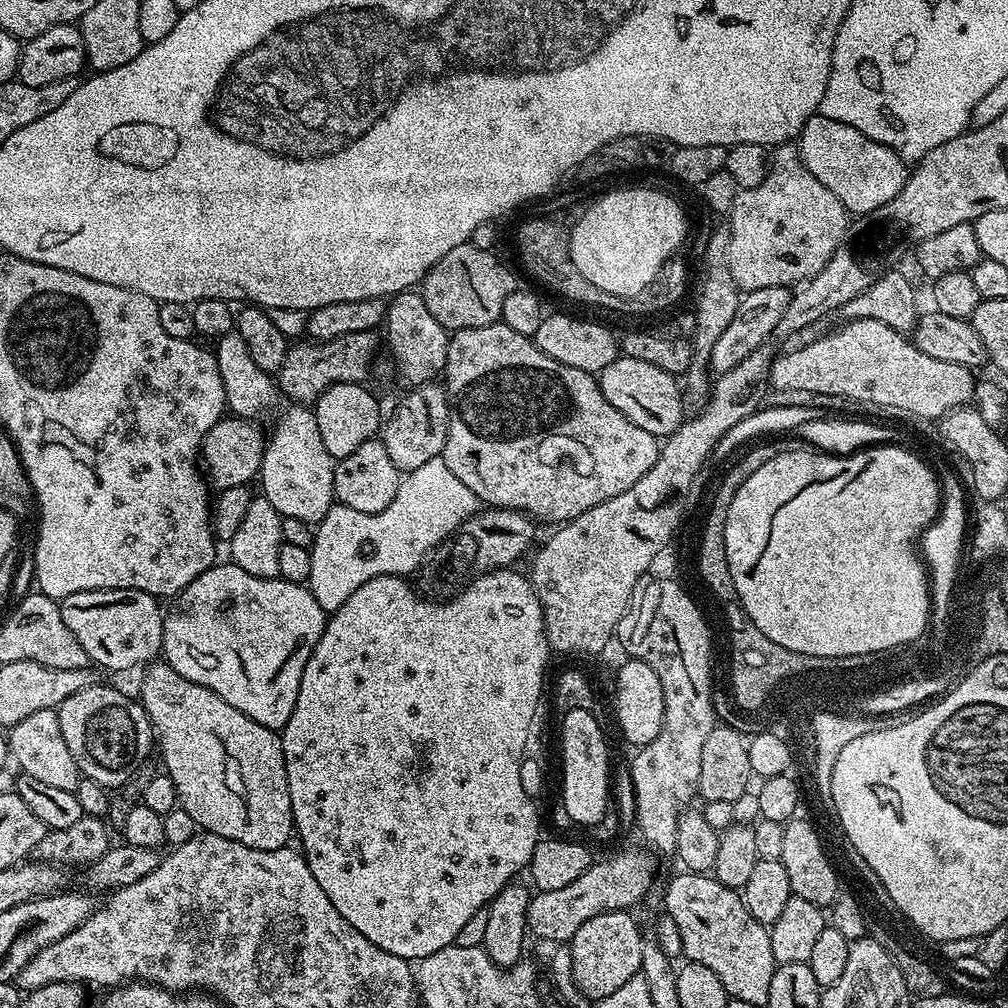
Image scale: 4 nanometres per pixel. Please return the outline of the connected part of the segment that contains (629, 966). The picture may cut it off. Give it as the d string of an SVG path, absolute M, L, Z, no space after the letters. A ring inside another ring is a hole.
M628 910L603 912L578 926L572 935L573 981L589 1001L595 1002L606 998L606 994L614 994L614 990L638 975L645 937L640 936L640 928L632 915Z

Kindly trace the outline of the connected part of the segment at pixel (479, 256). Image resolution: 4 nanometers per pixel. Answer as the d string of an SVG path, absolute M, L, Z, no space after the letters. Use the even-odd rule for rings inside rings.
M471 242L454 246L450 254L438 262L424 276L422 295L430 314L449 330L490 326L500 320L506 298L518 287L516 276L496 257L495 251L478 250Z

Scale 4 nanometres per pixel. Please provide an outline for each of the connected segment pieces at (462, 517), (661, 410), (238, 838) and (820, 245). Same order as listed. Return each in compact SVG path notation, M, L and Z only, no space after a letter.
M442 458L426 462L426 466L418 466L418 470L407 473L398 486L398 494L394 494L394 502L386 506L379 514L362 514L362 510L350 510L350 506L339 502L315 525L310 551L310 578L307 588L318 598L318 606L322 606L325 614L339 610L342 602L358 590L358 586L366 586L370 578L379 576L407 577L408 572L415 573L424 563L432 549L437 548L445 538L457 532L471 516L478 511L476 495L471 492L446 466Z
M620 354L614 362L610 362L610 366L598 373L598 379L606 402L630 418L634 426L642 426L642 430L654 437L667 438L670 433L677 432L686 419L684 408L680 405L677 377L666 370L658 370L658 366L650 366L650 362Z
M153 662L147 665L143 672L144 681L140 684L138 699L144 705L144 713L148 716L148 721L152 723L152 730L158 741L158 752L160 748L160 756L164 759L163 771L174 782L176 799L184 807L186 814L190 814L190 818L194 818L197 829L213 832L222 838L230 838L230 842L242 842L242 846L250 846L254 850L273 852L279 848L289 847L291 840L288 839L293 839L294 825L290 786L286 778L286 758L280 741L281 733L275 728L267 728L254 722L254 718L246 718L246 714L242 714L242 710L234 710L234 706L230 706L230 702L226 702L226 698L218 698L218 694L214 694L214 690L210 690L206 686L198 686L198 682L190 682L190 678L182 678L182 674L175 672L167 662Z
M784 142L777 148L780 149L771 153L764 181L753 188L739 189L726 216L730 230L730 274L734 274L736 287L745 293L788 288L815 276L844 243L850 227L850 214L806 170L799 147Z

